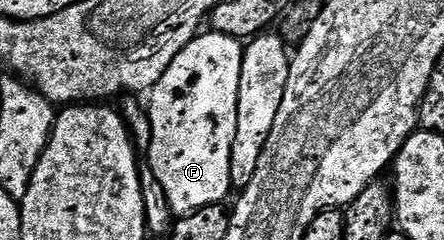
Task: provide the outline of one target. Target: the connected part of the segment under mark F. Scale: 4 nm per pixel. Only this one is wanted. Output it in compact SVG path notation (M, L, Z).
M212 35L192 38L171 58L170 65L163 71L163 75L154 85L155 100L151 103L151 119L155 122L155 128L151 131L151 167L149 163L149 171L150 174L151 171L155 174L160 189L167 194L167 199L171 202L171 207L175 210L175 215L179 218L179 221L186 221L193 215L200 215L202 211L224 206L228 202L226 199L229 198L228 200L230 200L236 190L237 176L235 174L235 162L233 161L233 145L235 144L235 134L239 124L239 78L241 77L242 52L243 49L239 39L213 37Z

